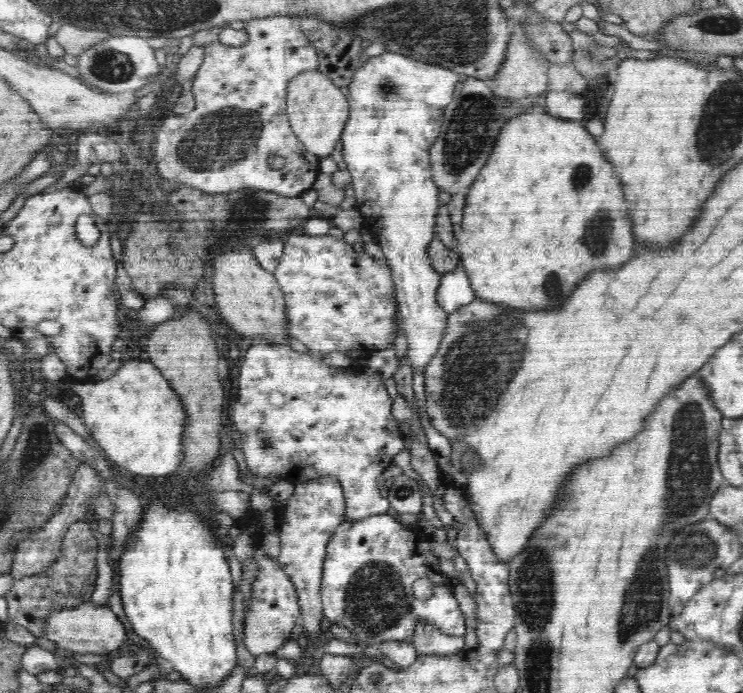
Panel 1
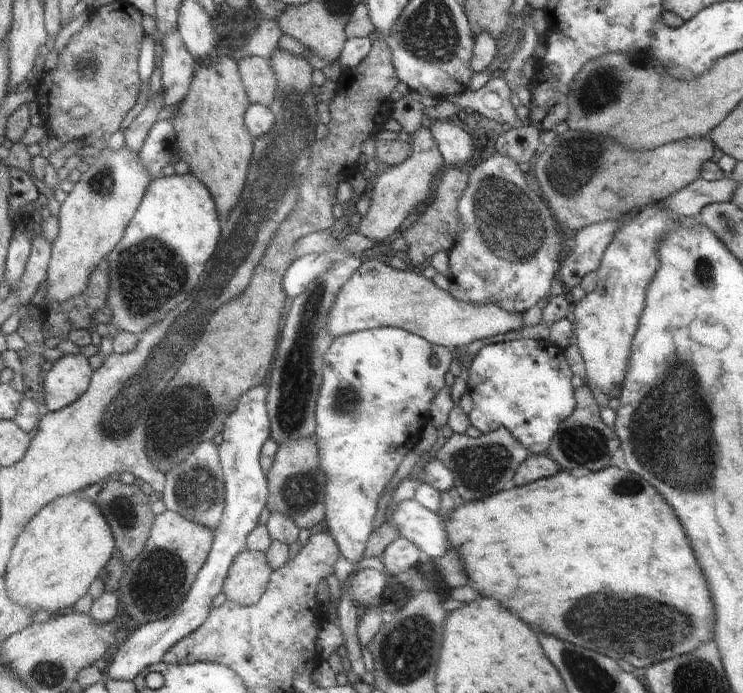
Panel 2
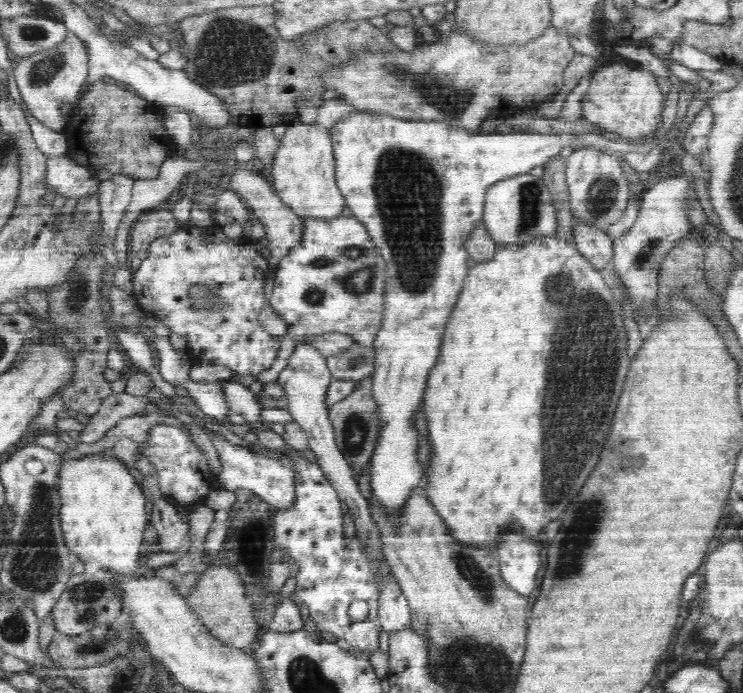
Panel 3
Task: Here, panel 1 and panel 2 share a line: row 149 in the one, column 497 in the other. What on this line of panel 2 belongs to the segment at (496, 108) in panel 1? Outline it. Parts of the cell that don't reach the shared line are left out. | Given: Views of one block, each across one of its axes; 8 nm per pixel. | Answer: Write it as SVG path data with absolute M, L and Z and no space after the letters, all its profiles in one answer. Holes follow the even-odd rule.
M496 429L493 433L475 438L454 433L432 459L440 460L450 469L455 482L453 490L458 491L464 501L476 502L514 487L513 477L529 455L527 448L509 430Z

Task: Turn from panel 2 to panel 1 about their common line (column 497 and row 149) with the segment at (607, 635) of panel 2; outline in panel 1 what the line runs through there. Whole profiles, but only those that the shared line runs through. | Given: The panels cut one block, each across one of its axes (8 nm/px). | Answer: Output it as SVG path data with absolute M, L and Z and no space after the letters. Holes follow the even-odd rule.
M538 104L534 113L527 113L524 117L515 117L502 128L501 136L488 162L482 168L477 180L469 186L463 210L464 220L460 222L464 234L459 240L456 251L459 253L463 270L466 271L476 299L487 304L495 303L498 307L516 308L516 310L546 310L550 306L564 304L566 298L576 288L576 284L580 284L588 274L596 270L614 270L634 256L632 252L634 244L630 244L630 232L626 232L626 214L622 212L622 192L618 192L618 180L614 180L614 172L610 172L610 168L602 164L602 152L598 152L598 148L596 140L588 133L582 122L554 119L546 113L543 104Z

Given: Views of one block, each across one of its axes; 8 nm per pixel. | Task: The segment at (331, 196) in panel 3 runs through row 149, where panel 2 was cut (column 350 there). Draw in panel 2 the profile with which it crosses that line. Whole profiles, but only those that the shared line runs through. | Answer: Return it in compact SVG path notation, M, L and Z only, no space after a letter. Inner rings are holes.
M374 258L362 263L340 288L327 321L333 338L368 329L398 327L449 349L519 330L524 324L522 313L510 313L492 304L477 306L457 300L450 292L439 288L432 279L414 272L412 268L395 270Z

